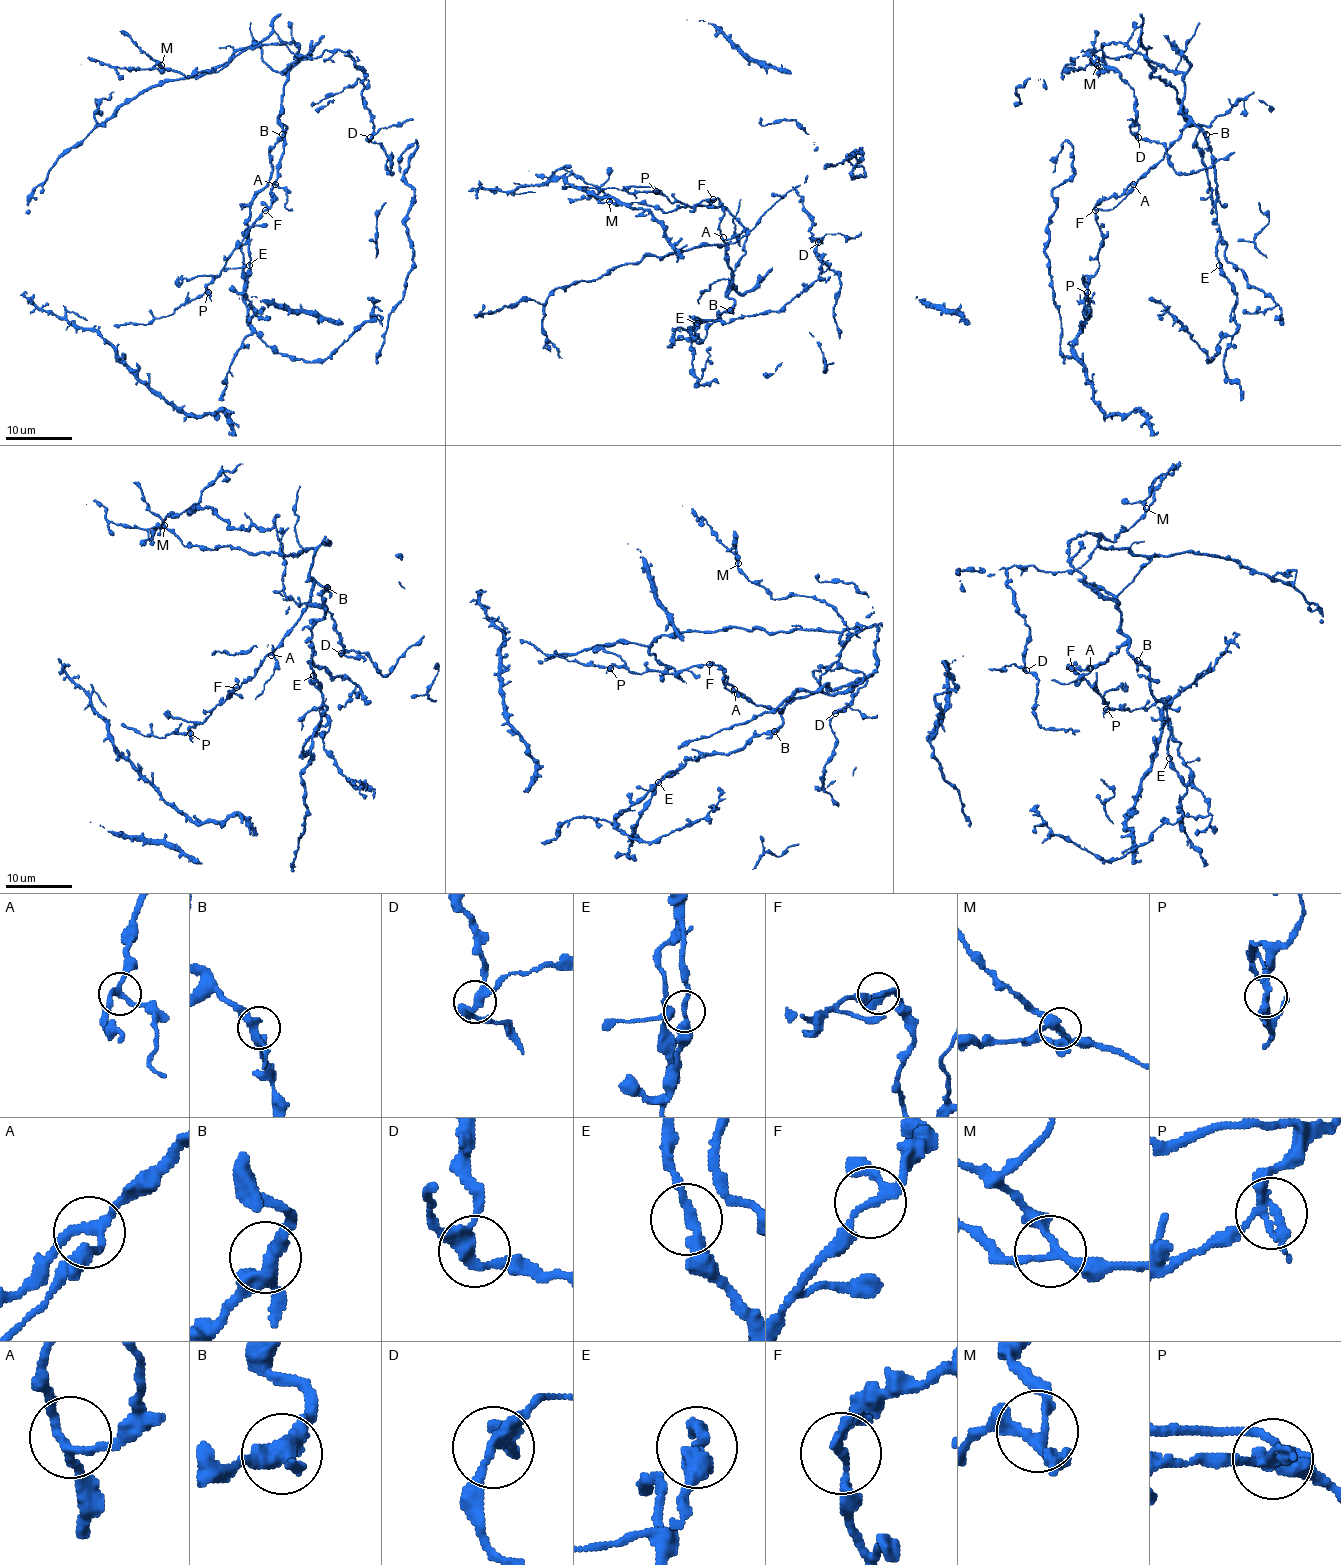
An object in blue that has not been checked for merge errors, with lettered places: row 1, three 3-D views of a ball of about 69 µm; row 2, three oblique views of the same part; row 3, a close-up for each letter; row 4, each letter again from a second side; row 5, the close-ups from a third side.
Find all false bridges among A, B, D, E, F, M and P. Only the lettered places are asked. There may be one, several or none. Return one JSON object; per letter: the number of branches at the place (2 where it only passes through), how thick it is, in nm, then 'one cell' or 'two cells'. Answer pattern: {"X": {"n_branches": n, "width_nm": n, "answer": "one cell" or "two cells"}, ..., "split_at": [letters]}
{"A": {"n_branches": 3, "width_nm": 220, "answer": "one cell"}, "B": {"n_branches": 3, "width_nm": 340, "answer": "one cell"}, "D": {"n_branches": 3, "width_nm": 280, "answer": "one cell"}, "E": {"n_branches": 3, "width_nm": 240, "answer": "one cell"}, "F": {"n_branches": 3, "width_nm": 180, "answer": "one cell"}, "M": {"n_branches": 3, "width_nm": 220, "answer": "one cell"}, "P": {"n_branches": 3, "width_nm": 240, "answer": "two cells"}, "split_at": ["P"]}

